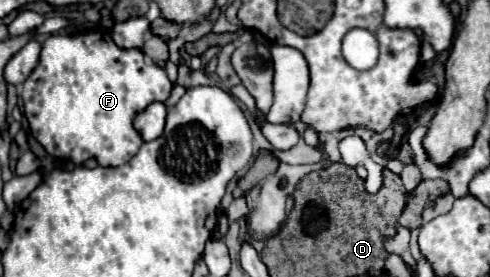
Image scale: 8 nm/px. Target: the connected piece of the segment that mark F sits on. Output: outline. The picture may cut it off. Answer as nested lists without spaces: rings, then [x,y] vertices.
[[[95,30],[95,32],[77,34],[77,36],[63,36],[63,34],[53,34],[53,36],[49,36],[49,38],[43,42],[43,50],[41,50],[41,58],[39,58],[37,68],[35,68],[35,70],[31,72],[31,76],[23,82],[21,98],[23,98],[23,112],[25,112],[27,120],[29,120],[31,134],[33,134],[35,140],[45,148],[47,154],[51,154],[51,156],[55,156],[55,158],[71,160],[73,164],[81,164],[81,162],[85,162],[87,158],[95,158],[99,166],[107,168],[107,166],[121,166],[121,164],[129,162],[129,160],[137,154],[137,150],[139,150],[139,146],[143,144],[143,140],[141,140],[139,130],[133,126],[135,116],[137,116],[139,112],[147,110],[147,106],[153,104],[153,102],[165,102],[165,100],[169,98],[169,94],[171,94],[171,88],[173,88],[173,84],[171,84],[169,76],[165,74],[165,70],[159,68],[157,64],[153,64],[153,62],[143,54],[143,50],[139,50],[139,48],[129,48],[129,50],[127,50],[127,48],[119,48],[119,46],[113,42],[113,38],[111,38],[111,34],[109,34],[107,30]]]

